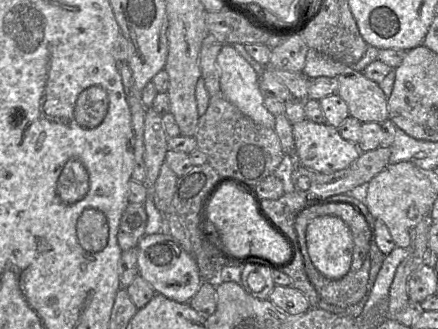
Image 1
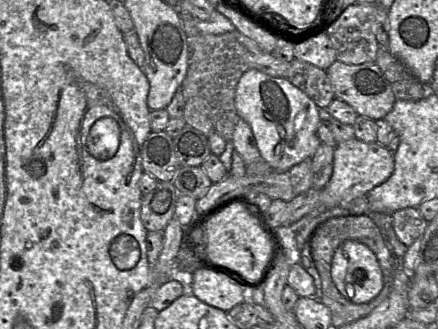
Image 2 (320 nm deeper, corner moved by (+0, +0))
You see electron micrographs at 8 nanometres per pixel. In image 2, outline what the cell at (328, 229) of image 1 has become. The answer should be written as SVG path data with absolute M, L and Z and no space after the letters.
M347 240L336 249L331 276L339 292L356 304L370 302L384 286L376 255L357 240Z

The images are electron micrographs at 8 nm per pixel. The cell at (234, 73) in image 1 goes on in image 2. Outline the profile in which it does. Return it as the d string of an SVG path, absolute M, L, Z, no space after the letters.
M249 69L237 84L235 108L238 116L249 124L262 158L274 171L288 172L294 165L310 159L321 143L317 136L321 122L319 107L286 78Z

